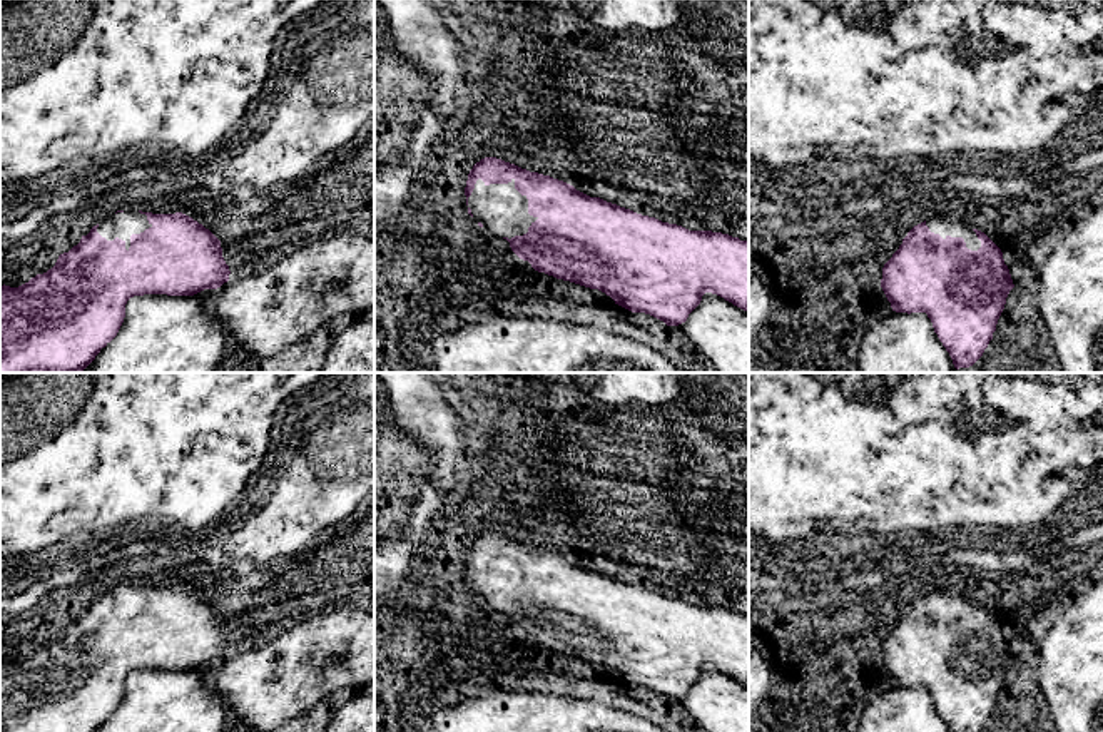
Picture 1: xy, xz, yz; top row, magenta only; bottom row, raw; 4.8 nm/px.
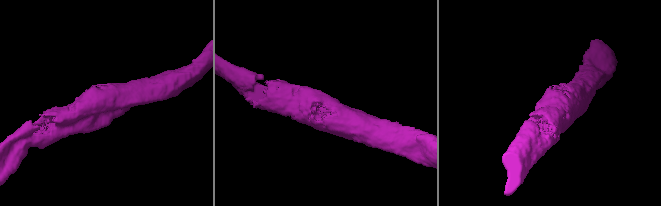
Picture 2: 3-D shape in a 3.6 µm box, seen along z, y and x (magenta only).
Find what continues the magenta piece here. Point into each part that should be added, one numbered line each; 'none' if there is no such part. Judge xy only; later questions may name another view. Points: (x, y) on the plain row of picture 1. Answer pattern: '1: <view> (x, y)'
1: xy (122, 599)

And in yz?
1: yz (953, 602)

